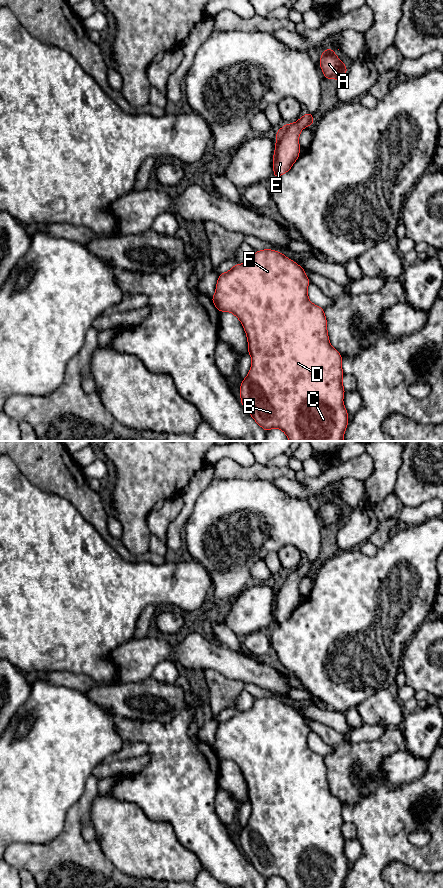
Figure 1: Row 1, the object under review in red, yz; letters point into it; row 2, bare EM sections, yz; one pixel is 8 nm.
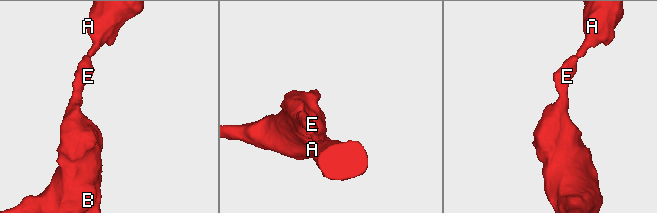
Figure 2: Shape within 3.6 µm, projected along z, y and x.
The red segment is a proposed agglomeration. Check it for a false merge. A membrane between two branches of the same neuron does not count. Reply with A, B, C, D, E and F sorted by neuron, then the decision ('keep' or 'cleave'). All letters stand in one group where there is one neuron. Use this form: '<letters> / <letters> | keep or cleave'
A B C D E F | keep

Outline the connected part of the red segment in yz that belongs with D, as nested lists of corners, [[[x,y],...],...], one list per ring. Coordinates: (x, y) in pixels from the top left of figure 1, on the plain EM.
[[[264,697],[255,699],[253,707],[247,711],[237,712],[233,714],[228,720],[219,723],[216,739],[211,746],[219,760],[231,760],[242,771],[246,780],[248,788],[248,801],[251,804],[252,812],[248,824],[243,827],[240,834],[241,852],[246,859],[253,865],[266,880],[272,876],[281,877],[290,889],[343,889],[344,880],[348,873],[348,861],[343,852],[343,844],[345,837],[343,836],[343,819],[342,819],[342,805],[340,801],[331,794],[328,780],[327,769],[324,758],[321,755],[311,751],[307,737],[310,729],[305,722],[305,718],[300,715],[297,710],[287,706],[280,700]]]

